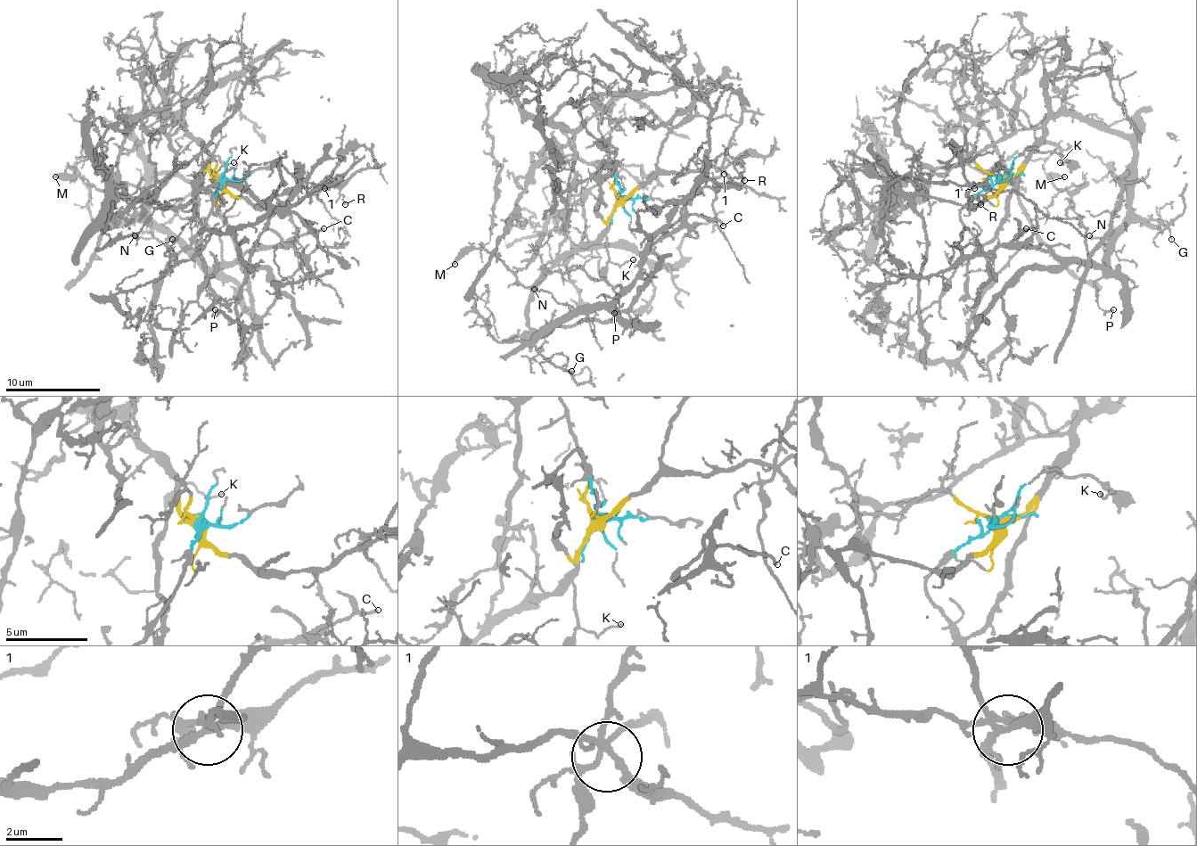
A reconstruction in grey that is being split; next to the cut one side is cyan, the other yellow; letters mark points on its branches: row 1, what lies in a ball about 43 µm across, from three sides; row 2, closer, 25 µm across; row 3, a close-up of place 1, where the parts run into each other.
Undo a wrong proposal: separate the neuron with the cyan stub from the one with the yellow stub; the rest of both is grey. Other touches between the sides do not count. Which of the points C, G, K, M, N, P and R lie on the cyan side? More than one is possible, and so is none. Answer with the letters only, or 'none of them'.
none of them

